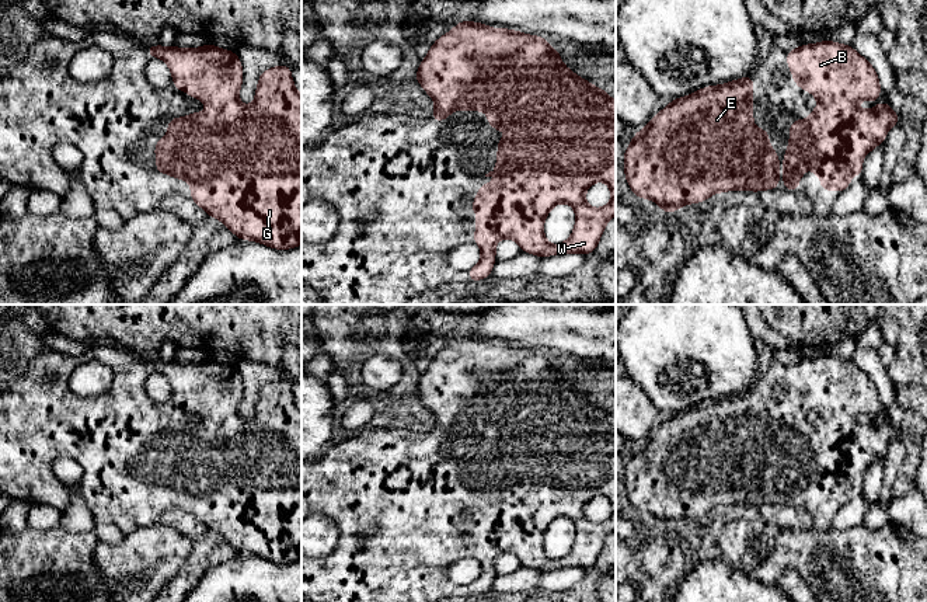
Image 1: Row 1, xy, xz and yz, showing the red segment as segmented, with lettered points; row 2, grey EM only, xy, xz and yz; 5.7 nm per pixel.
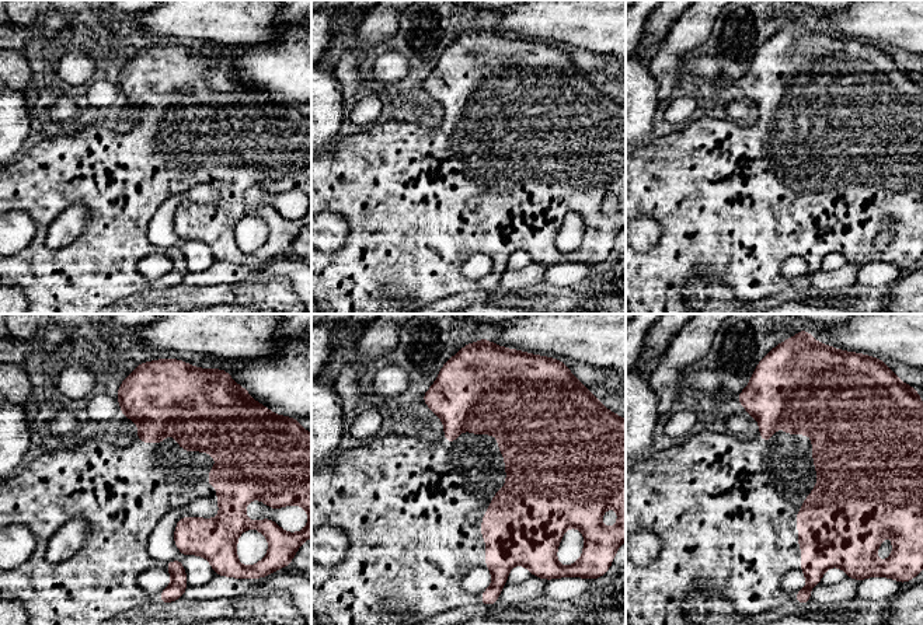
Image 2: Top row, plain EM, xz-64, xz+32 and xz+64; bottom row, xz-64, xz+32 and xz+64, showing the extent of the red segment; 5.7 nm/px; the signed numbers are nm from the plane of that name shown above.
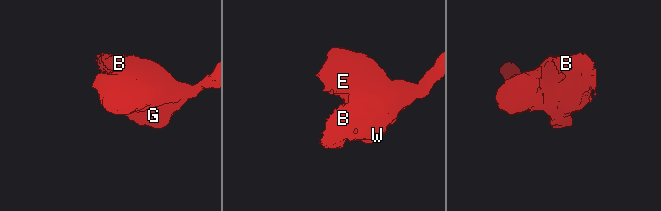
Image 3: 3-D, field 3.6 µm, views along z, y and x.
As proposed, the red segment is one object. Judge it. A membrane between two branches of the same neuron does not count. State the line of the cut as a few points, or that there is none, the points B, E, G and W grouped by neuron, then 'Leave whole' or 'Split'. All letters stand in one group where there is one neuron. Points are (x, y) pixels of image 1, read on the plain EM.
No split. Groups: B E G W. Leave whole

